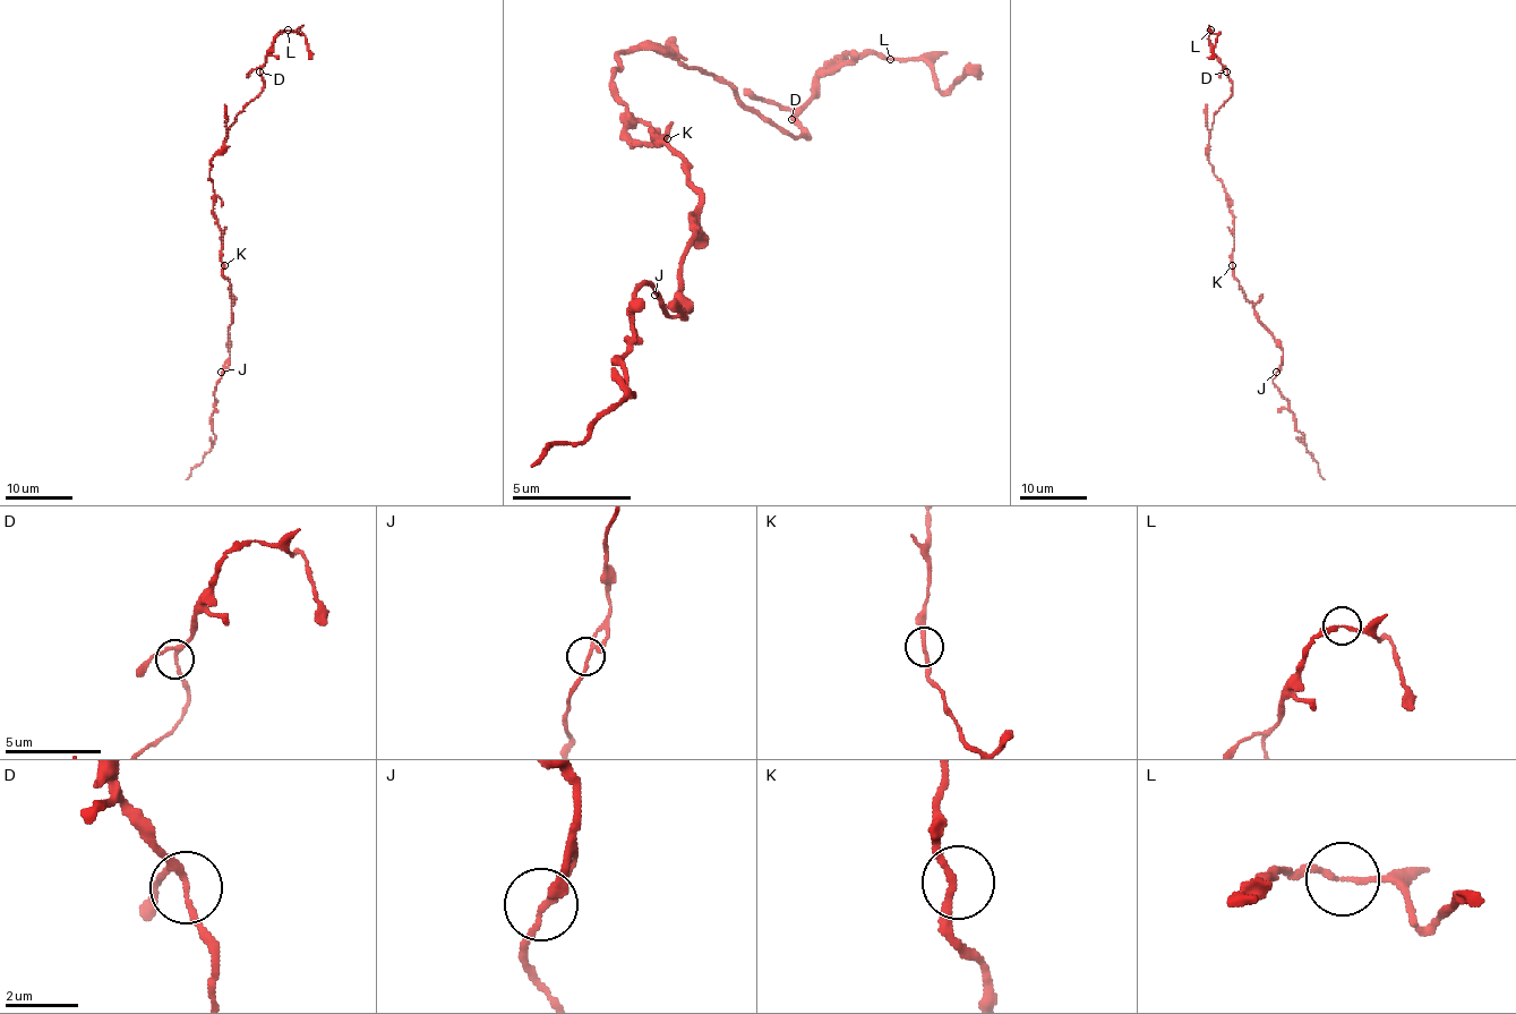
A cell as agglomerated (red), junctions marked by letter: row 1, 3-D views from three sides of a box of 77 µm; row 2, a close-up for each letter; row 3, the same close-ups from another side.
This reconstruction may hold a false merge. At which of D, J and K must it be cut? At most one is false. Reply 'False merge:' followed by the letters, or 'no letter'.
False merge: no letter

